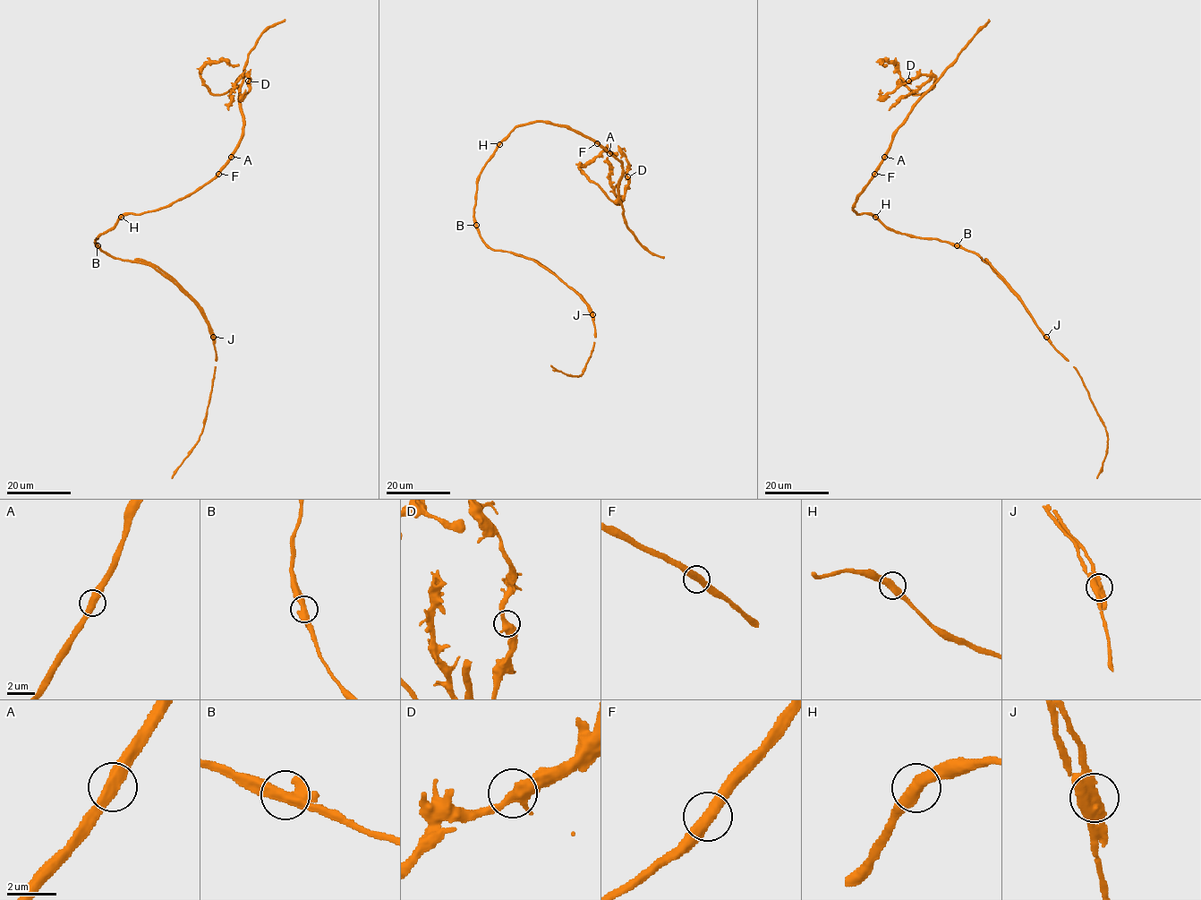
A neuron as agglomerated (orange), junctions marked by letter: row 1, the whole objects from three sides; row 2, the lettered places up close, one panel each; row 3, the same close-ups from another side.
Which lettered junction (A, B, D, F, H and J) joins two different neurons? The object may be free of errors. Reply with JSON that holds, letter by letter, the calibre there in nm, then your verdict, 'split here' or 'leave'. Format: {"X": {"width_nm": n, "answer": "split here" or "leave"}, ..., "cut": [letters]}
{"A": {"width_nm": 480, "answer": "leave"}, "B": {"width_nm": 500, "answer": "leave"}, "D": {"width_nm": 440, "answer": "leave"}, "F": {"width_nm": 440, "answer": "leave"}, "H": {"width_nm": 480, "answer": "leave"}, "J": {"width_nm": 480, "answer": "split here"}, "cut": ["J"]}

